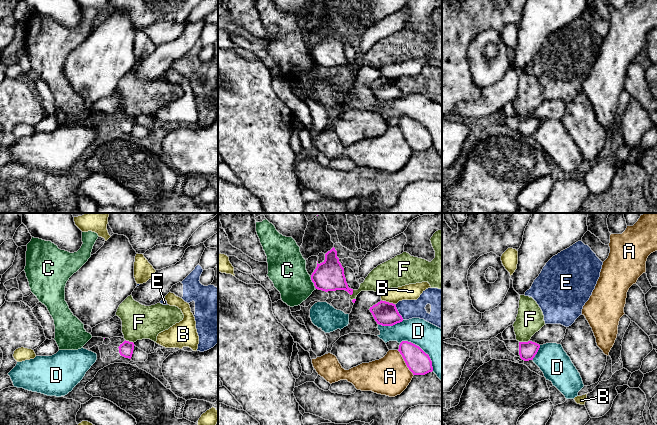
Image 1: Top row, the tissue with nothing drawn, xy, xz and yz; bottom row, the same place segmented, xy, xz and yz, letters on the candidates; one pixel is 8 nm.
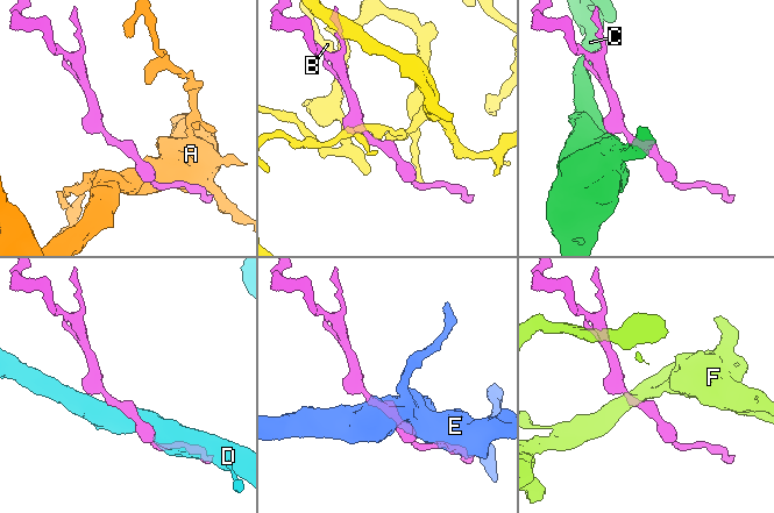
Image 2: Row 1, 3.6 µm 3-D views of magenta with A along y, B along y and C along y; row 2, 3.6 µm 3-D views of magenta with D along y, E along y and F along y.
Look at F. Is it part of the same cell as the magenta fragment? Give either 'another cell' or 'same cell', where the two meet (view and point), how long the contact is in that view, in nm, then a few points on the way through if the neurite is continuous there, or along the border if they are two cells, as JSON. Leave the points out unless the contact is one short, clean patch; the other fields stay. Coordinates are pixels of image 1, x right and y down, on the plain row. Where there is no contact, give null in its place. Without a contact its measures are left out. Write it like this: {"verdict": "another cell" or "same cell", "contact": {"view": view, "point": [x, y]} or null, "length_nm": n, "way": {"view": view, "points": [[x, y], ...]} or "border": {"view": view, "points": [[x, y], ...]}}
{"verdict": "another cell", "contact": {"view": "yz", "point": [524, 118]}, "length_nm": 90, "border": {"view": "yz", "points": [[529, 116], [519, 118]]}}

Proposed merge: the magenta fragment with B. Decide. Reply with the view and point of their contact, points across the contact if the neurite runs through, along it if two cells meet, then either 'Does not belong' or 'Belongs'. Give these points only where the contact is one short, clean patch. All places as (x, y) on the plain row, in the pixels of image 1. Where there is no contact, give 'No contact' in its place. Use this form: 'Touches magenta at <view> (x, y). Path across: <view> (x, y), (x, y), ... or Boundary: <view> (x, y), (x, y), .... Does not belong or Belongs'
Touches magenta at xz (388, 78). Boundary: xz (381, 75), (394, 80). Does not belong

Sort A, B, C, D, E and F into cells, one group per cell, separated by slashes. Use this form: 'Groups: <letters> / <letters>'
Groups: A / B / C / D / E / F

